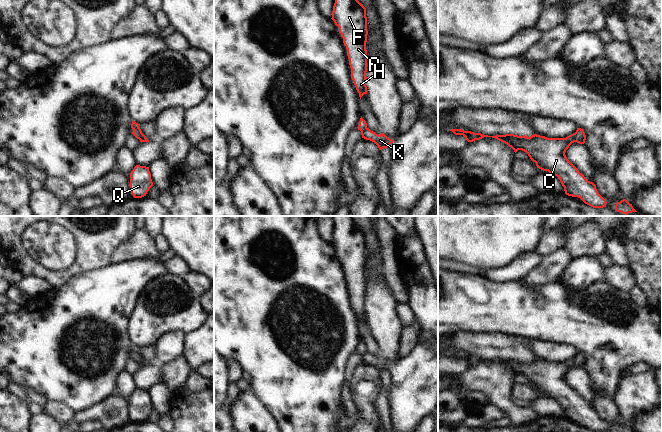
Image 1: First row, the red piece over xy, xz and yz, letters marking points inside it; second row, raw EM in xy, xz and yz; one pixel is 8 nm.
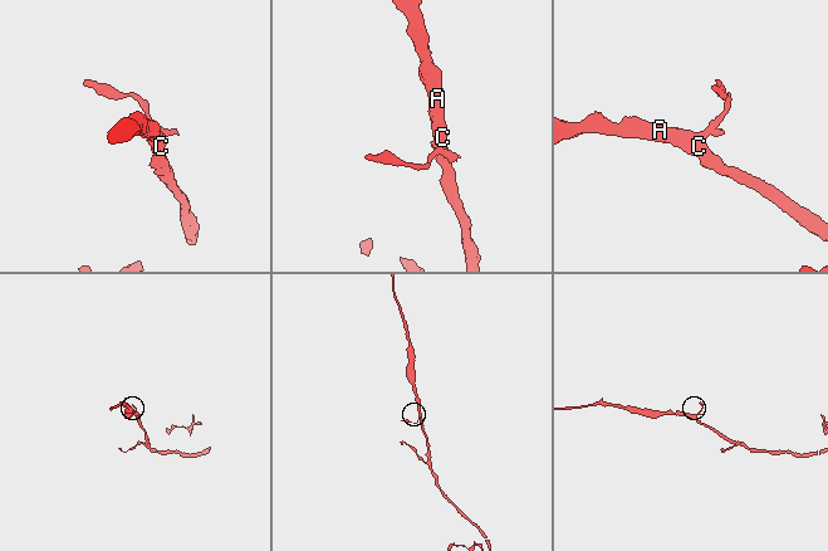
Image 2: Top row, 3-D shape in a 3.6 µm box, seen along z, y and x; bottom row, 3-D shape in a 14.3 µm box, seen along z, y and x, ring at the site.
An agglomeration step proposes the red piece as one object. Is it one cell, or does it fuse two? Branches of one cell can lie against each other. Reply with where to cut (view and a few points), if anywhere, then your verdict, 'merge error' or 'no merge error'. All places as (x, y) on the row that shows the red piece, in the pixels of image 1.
cut in yz along (575, 133), (574, 141); merge error

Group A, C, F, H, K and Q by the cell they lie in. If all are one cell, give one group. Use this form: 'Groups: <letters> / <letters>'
Groups: A C F H Q / K

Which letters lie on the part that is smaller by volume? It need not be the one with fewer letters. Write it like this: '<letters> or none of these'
K

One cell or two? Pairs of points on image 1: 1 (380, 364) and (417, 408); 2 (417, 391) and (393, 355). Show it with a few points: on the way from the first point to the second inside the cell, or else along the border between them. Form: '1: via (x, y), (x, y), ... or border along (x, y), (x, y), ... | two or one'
1: via (392, 370), (413, 391), (413, 396) | one
2: border along (382, 356), (392, 363), (395, 363), (400, 358) | two

